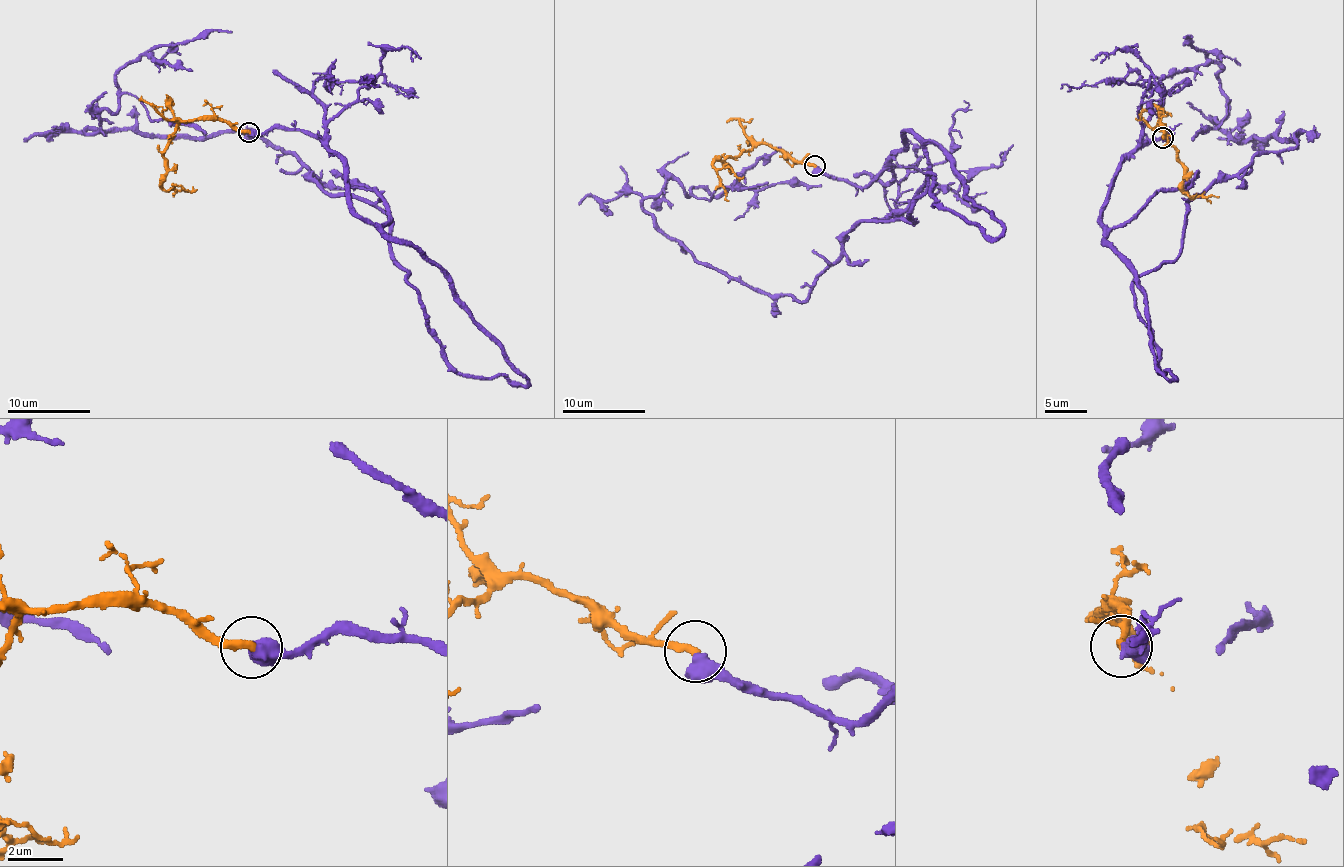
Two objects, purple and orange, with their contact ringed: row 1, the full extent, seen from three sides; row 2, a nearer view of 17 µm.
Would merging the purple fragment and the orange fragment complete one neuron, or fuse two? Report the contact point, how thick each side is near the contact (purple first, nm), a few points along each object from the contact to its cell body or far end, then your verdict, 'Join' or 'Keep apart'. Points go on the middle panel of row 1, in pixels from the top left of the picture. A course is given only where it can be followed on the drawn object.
Place: (815, 166). Thickness 700 nm (purple) against 300 nm. Course of purple: (816, 167), (868, 187), (911, 129), (1002, 227), (927, 174), (796, 302), (642, 207), (820, 184). Course of orange: (814, 165), (801, 163), (763, 143), (724, 161), (714, 162), (719, 185), (728, 201). Join

